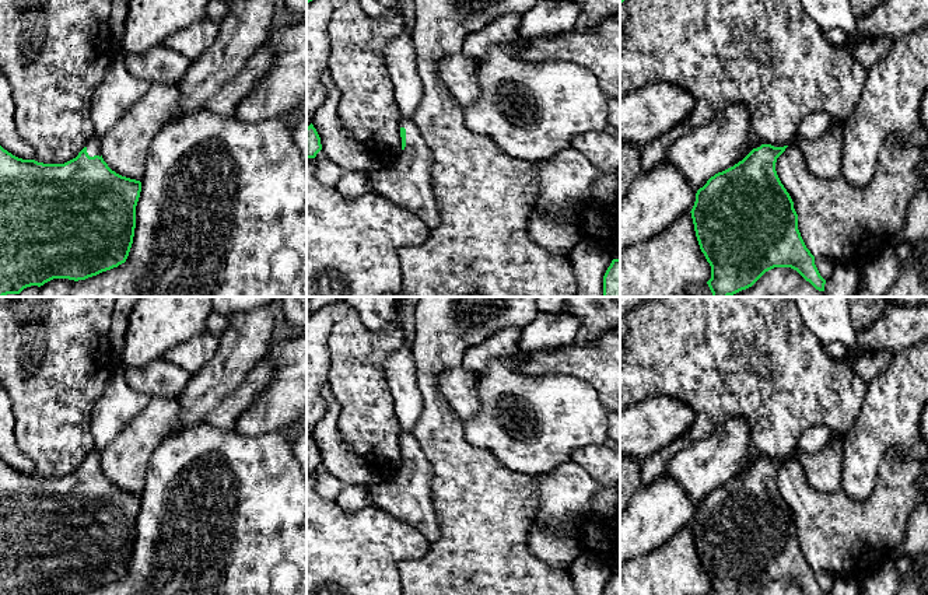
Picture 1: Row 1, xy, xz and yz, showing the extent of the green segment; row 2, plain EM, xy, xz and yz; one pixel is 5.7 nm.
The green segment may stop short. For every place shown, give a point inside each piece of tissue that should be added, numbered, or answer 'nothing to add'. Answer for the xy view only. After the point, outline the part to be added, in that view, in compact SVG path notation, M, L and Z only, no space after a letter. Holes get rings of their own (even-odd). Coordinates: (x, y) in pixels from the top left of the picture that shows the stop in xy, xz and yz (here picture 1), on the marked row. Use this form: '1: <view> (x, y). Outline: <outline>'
1: xy (94, 143). Outline: M92 136L87 143L87 153L90 157L99 155L101 157L101 139Z

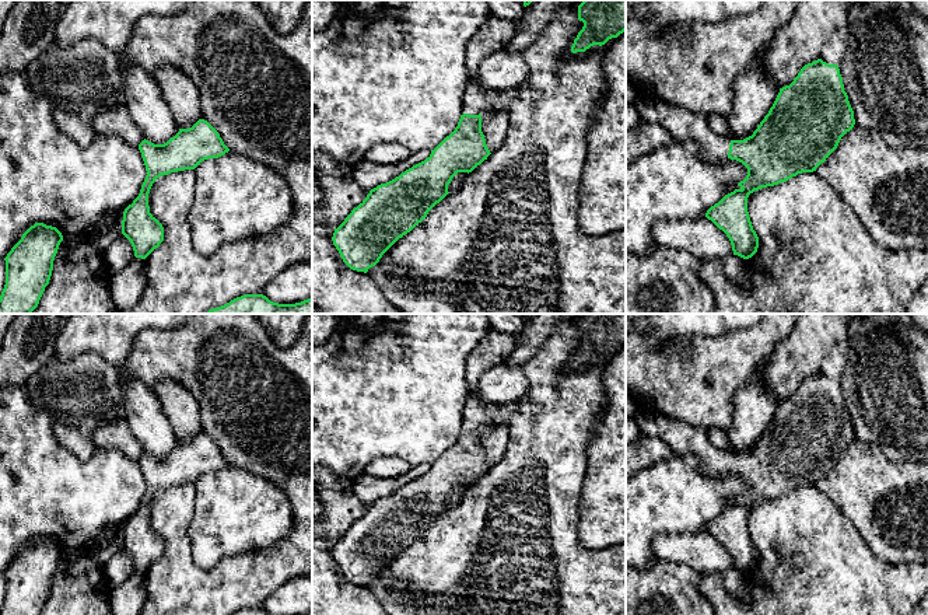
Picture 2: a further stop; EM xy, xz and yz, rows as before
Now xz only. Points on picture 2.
1: xz (494, 34). Outline: M494 15L480 25L466 46L467 81L463 91L461 115L479 115L484 111L495 111L509 106L516 95L515 90L487 91L479 81L480 64L491 53L505 49L514 35L515 24Z

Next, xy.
1: xy (107, 231). Outline: M125 209L116 217L102 220L88 240L94 241L105 251L122 234L123 212Z

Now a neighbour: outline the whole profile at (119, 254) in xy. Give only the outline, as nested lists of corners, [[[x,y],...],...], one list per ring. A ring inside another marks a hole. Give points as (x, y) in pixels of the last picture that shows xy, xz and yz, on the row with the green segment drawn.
[[[120,234],[105,251],[105,263],[109,275],[115,275],[127,266],[136,256],[130,241]]]

